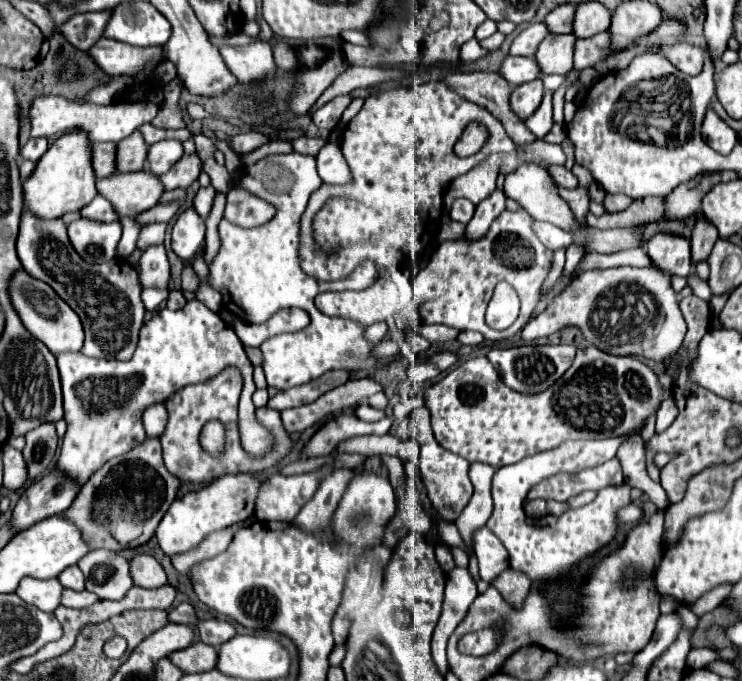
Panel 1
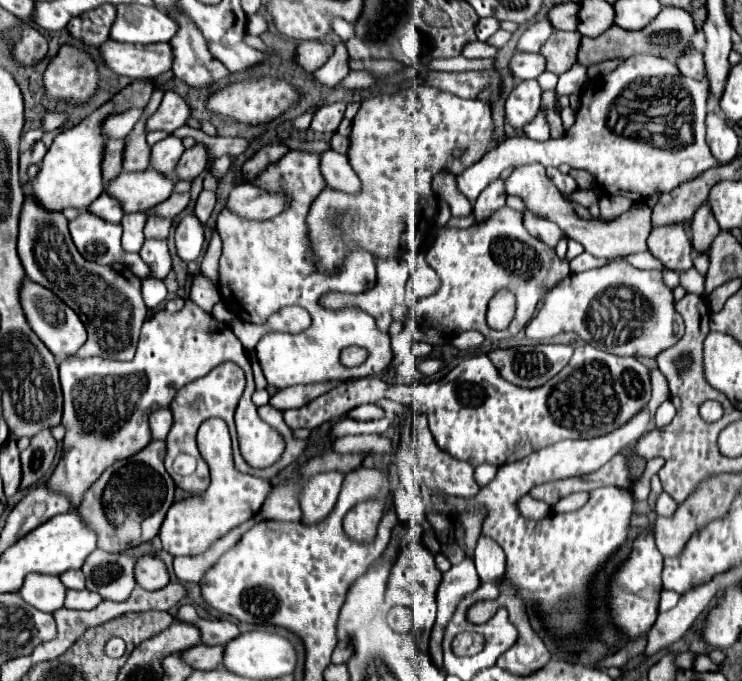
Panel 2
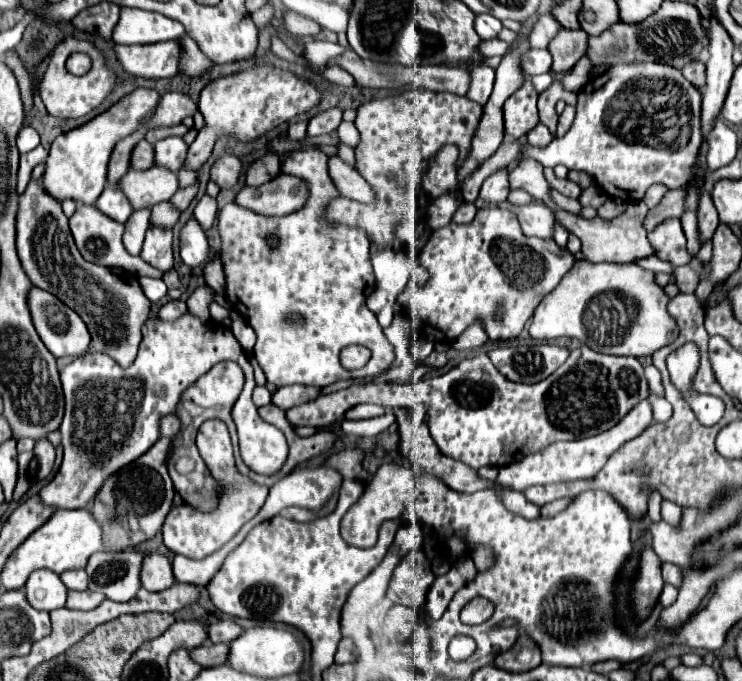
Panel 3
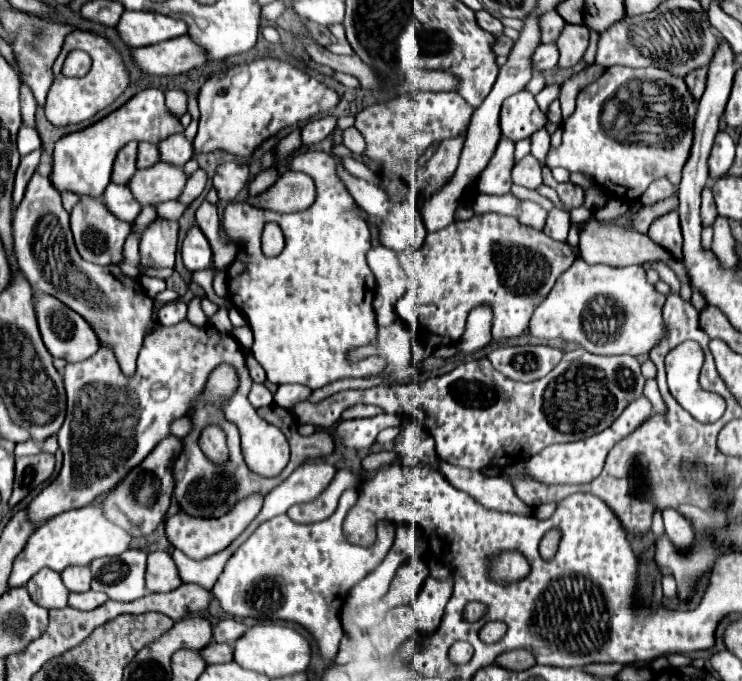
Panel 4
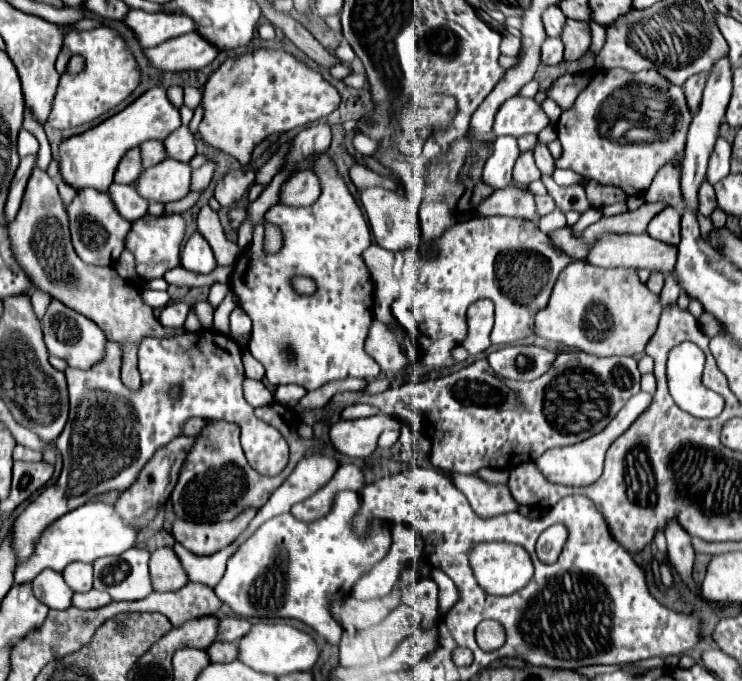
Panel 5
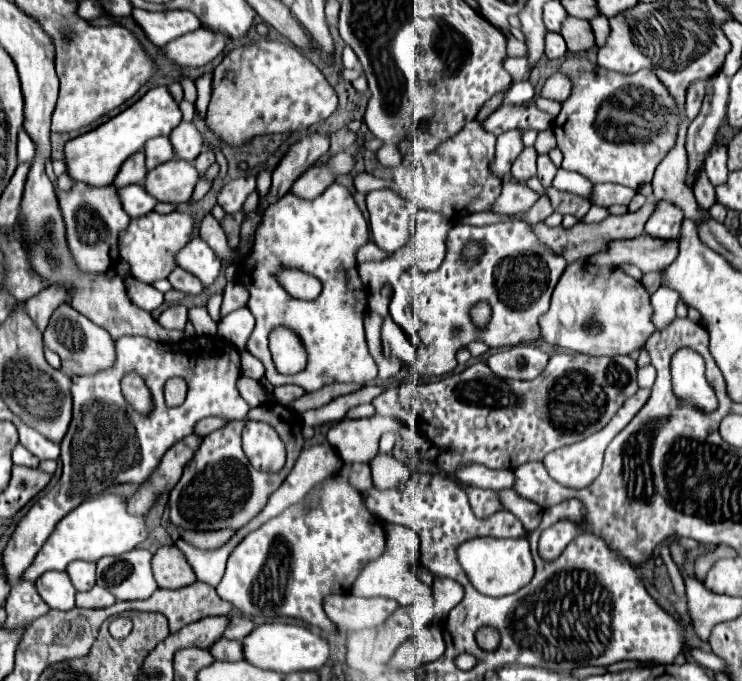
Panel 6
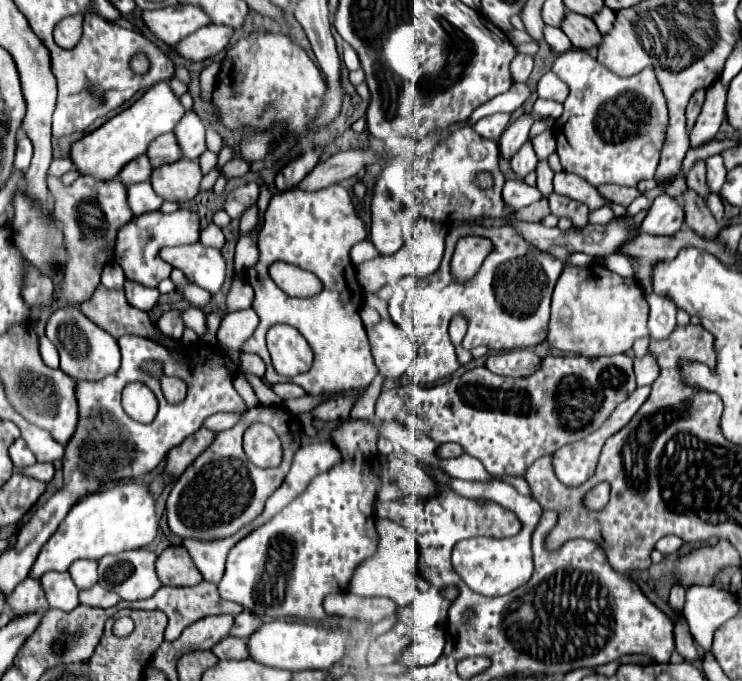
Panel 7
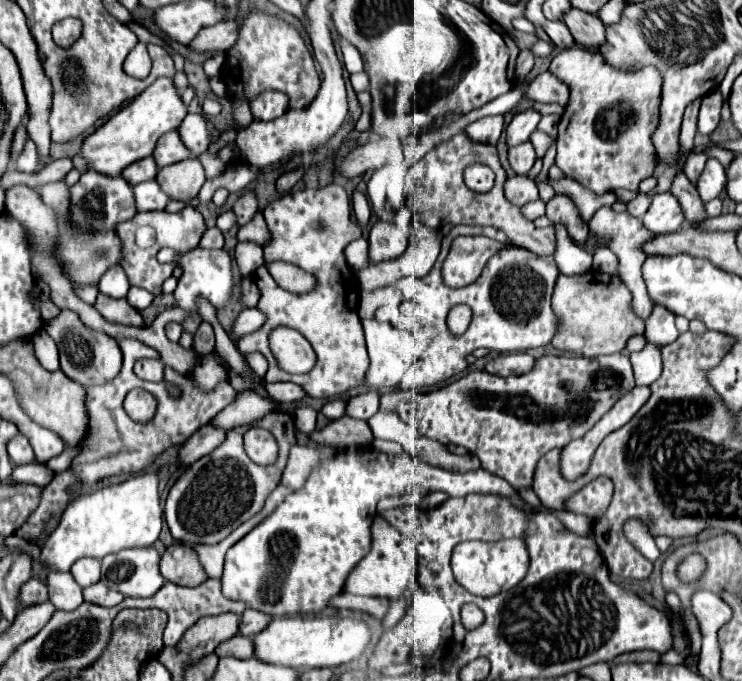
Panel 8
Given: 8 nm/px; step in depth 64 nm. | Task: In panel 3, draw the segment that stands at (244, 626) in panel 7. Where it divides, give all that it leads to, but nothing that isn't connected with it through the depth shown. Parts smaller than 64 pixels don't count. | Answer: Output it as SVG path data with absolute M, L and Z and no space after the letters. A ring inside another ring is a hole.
M218 620L214 624L208 624L206 628L208 632L208 640L212 644L230 644L234 638L238 638L242 634L242 628L234 622L234 620Z

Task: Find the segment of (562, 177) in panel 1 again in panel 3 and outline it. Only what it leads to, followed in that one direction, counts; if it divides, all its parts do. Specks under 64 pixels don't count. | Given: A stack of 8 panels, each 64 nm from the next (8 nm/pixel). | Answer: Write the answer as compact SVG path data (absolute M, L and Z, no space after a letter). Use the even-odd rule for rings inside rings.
M544 168L544 176L546 176L546 180L550 182L550 186L552 186L554 190L558 190L560 194L564 194L564 196L578 198L580 192L582 192L576 182L572 182L572 180L568 180L568 178L556 178L556 174L554 174L552 168Z

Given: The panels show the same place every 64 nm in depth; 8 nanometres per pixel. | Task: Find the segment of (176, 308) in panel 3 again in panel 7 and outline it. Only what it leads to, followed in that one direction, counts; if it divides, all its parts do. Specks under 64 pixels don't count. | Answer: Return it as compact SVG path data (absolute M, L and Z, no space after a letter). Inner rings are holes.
M168 310L160 316L160 320L156 322L156 326L170 338L180 340L182 332L184 332L184 322L182 322L182 312L180 310Z

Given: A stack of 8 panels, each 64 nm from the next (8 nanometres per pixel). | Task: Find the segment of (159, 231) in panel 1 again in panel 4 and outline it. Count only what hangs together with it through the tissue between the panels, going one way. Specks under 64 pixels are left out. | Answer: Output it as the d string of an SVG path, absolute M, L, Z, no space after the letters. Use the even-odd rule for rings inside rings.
M162 202L162 204L156 204L156 214L158 218L162 220L178 220L182 214L184 214L186 206L180 204L180 202Z

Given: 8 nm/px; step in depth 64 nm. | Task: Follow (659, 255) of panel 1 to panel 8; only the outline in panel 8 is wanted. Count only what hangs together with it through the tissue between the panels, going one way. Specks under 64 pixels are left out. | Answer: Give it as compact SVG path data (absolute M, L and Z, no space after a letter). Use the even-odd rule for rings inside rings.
M670 192L656 194L652 198L652 206L644 214L642 222L652 234L672 234L682 228L684 212L682 212L678 200Z

